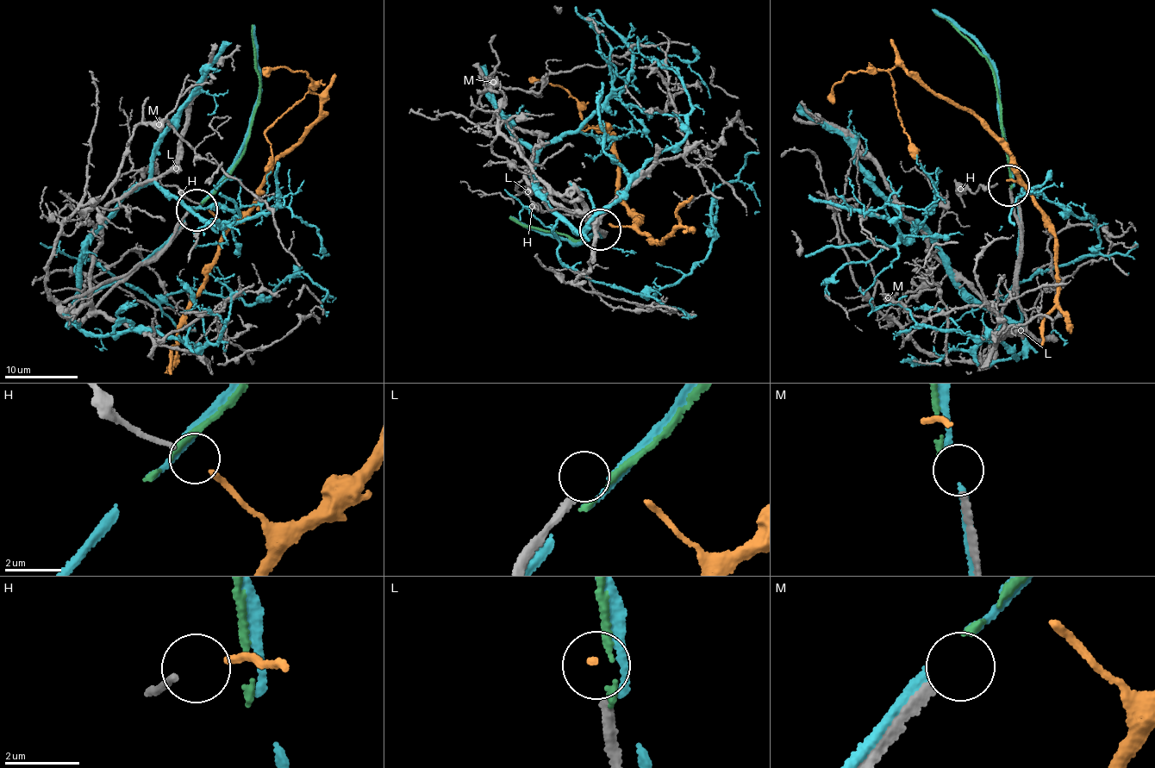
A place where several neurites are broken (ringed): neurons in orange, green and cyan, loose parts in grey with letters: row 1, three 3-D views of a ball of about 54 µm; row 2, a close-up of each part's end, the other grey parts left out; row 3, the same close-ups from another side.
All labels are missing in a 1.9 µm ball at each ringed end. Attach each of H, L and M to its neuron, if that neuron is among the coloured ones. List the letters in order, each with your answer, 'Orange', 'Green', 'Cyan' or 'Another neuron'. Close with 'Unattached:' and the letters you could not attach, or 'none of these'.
H: Orange
L: Another neuron
M: Another neuron
Unattached: L, M

